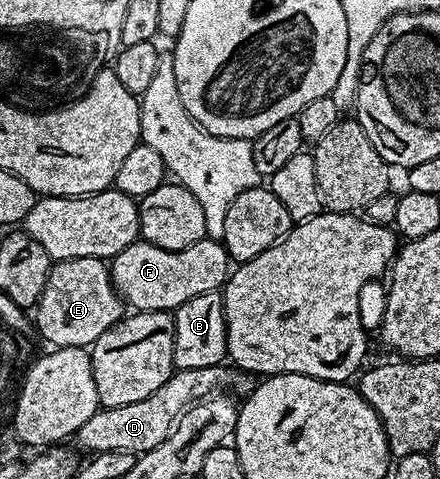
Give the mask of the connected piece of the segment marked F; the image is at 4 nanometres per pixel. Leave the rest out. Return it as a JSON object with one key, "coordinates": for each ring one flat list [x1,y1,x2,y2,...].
{"coordinates":[[208,237,183,250,165,250,151,242,139,240,116,255,109,263,109,268,118,297,131,311,173,312,196,296,221,291,231,273,232,259,221,241]]}

